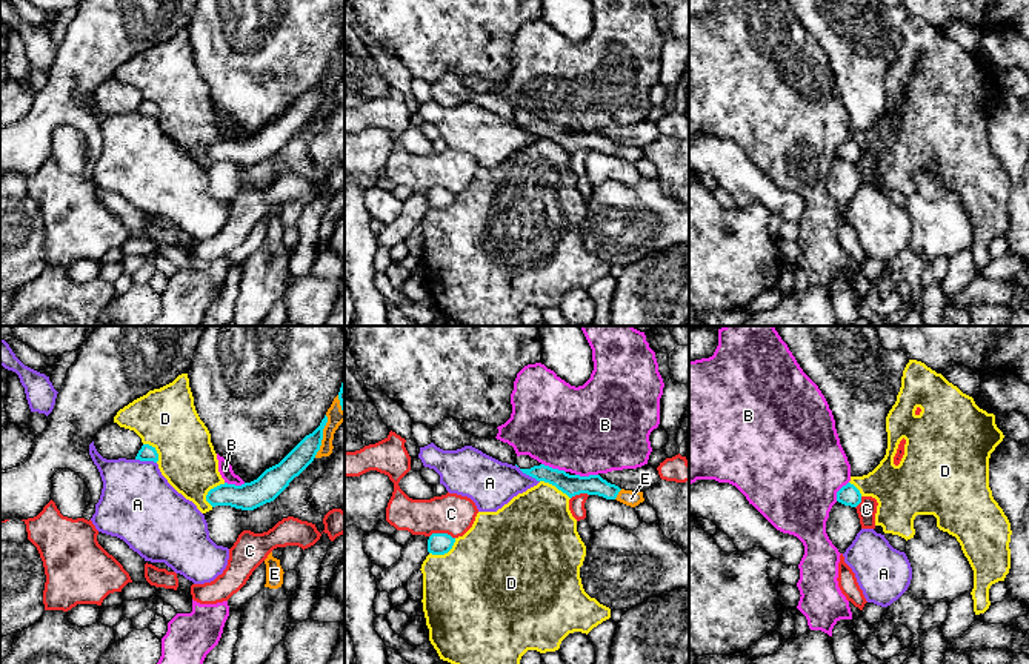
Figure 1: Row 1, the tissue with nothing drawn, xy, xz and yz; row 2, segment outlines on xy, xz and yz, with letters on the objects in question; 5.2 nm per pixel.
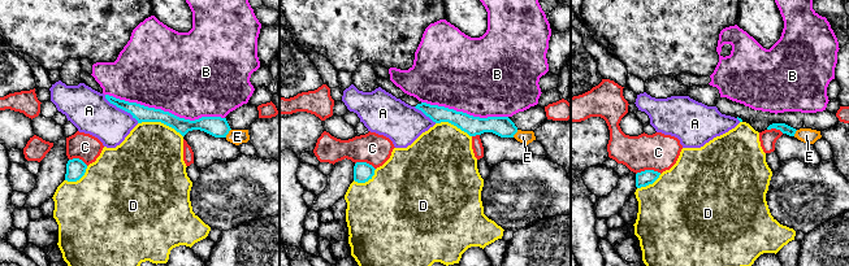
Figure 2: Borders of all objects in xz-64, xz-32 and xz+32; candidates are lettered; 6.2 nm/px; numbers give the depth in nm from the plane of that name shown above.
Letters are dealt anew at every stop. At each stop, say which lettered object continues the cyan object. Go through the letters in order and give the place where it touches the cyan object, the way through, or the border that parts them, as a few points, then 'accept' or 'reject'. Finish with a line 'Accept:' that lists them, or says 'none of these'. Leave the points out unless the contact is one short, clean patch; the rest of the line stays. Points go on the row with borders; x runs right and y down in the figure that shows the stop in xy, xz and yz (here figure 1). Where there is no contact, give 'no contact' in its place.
A: meets cyan in xz at (526, 474); reject
B: meets cyan in xz at (554, 469); reject
C: meets cyan in xz at (442, 534); reject
D: meets cyan in xz at (445, 552); reject
E: meets cyan in xy at (322, 437); reject
Accept: none of these

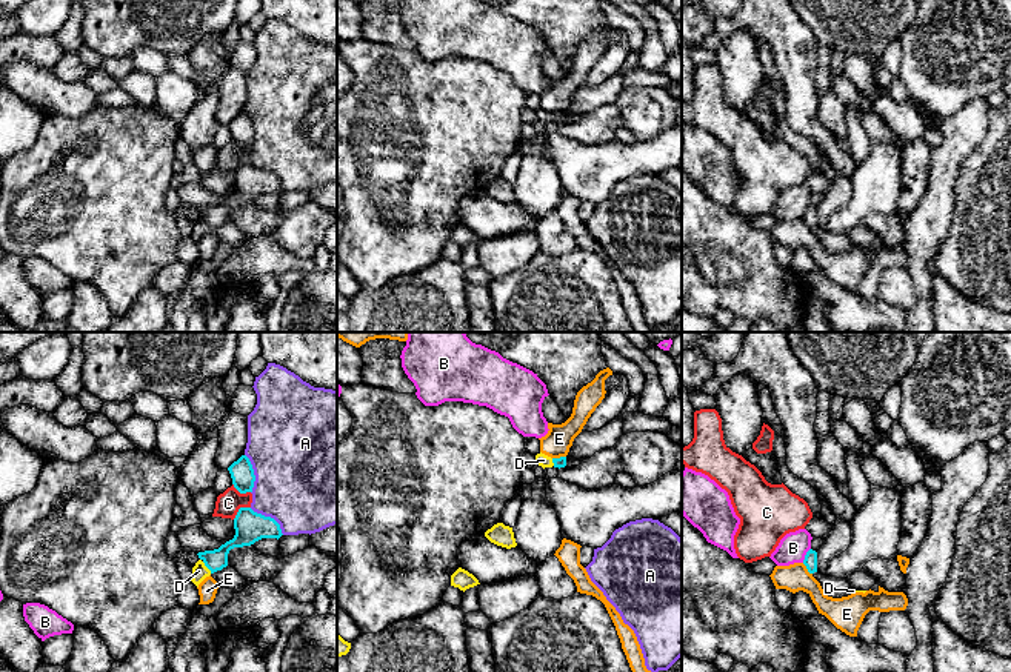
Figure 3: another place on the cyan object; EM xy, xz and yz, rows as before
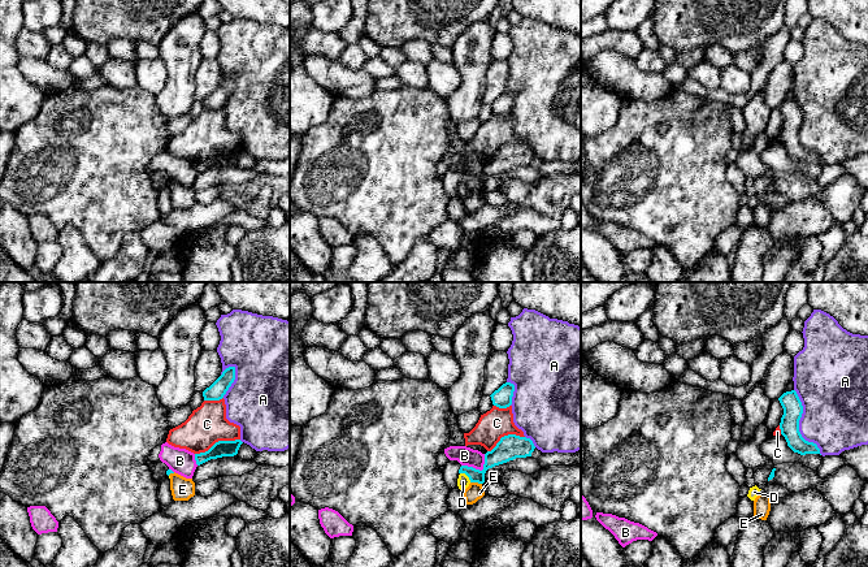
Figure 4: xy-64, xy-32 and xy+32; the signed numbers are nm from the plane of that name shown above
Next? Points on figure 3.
A: meets cyan in xy at (270, 517); reject
B: meets cyan in yz at (805, 555); border along yz (810, 548), (802, 562); reject
C: meets cyan in xy at (239, 509); reject
D: meets cyan in xy at (205, 565); runs through xy (214, 560), (205, 565), (199, 571); accept
E: meets cyan in yz at (807, 568); border along yz (802, 563), (811, 574); reject
Accept: D

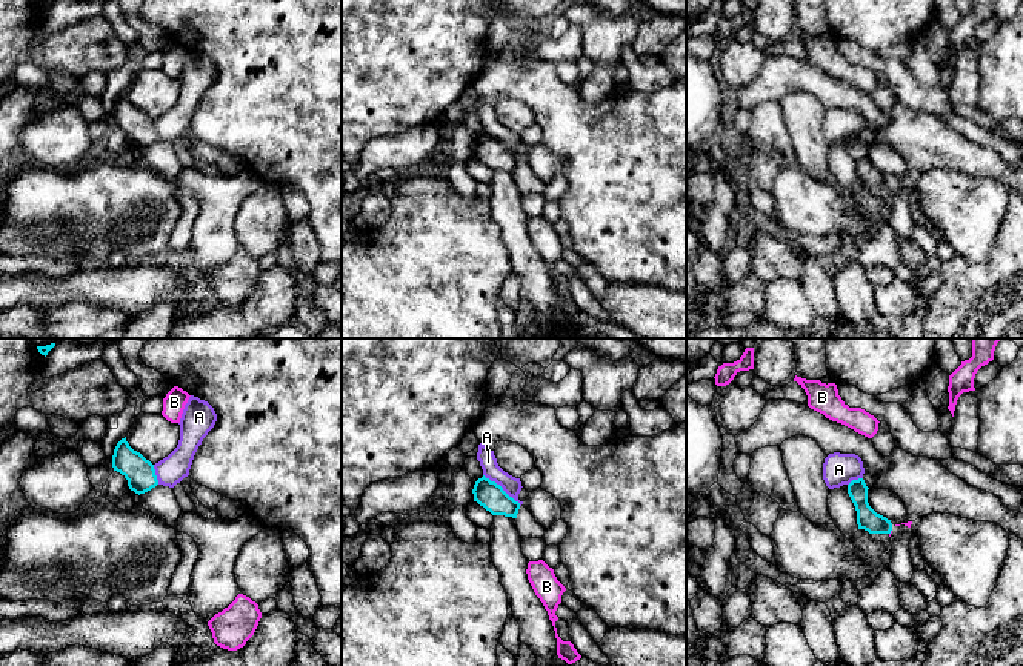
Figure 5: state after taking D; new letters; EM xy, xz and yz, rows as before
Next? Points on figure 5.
A: meets cyan in xz at (502, 488); accept
B: meets cyan in yz at (889, 532); reject
Accept: A

